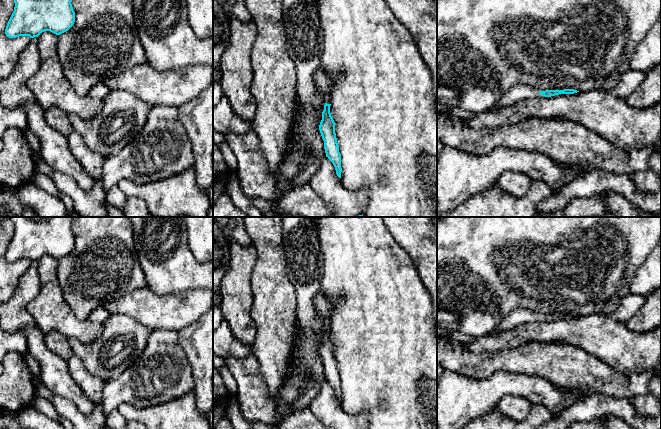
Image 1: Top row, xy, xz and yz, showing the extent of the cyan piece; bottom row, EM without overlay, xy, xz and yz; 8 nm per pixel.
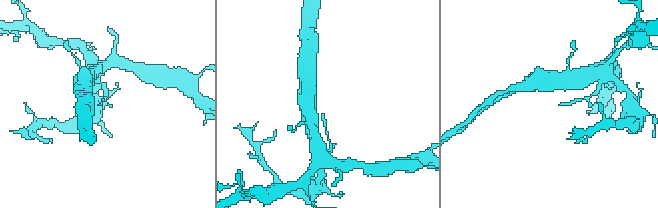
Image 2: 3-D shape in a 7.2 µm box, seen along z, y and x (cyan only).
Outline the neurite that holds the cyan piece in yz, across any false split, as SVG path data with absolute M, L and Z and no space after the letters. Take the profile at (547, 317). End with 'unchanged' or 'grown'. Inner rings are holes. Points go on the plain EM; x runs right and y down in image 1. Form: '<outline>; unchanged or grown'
M518 308L510 312L500 323L500 325L494 329L491 333L506 331L512 329L520 324L528 322L542 322L551 321L559 318L574 318L579 315L574 313L564 313L564 314L542 314L532 311L527 308Z; grown

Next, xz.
M322 290L314 297L314 305L319 316L326 322L322 344L319 349L319 354L324 365L326 381L333 387L337 400L341 402L341 378L335 357L335 346L330 337L332 305L328 302L327 296Z; grown

